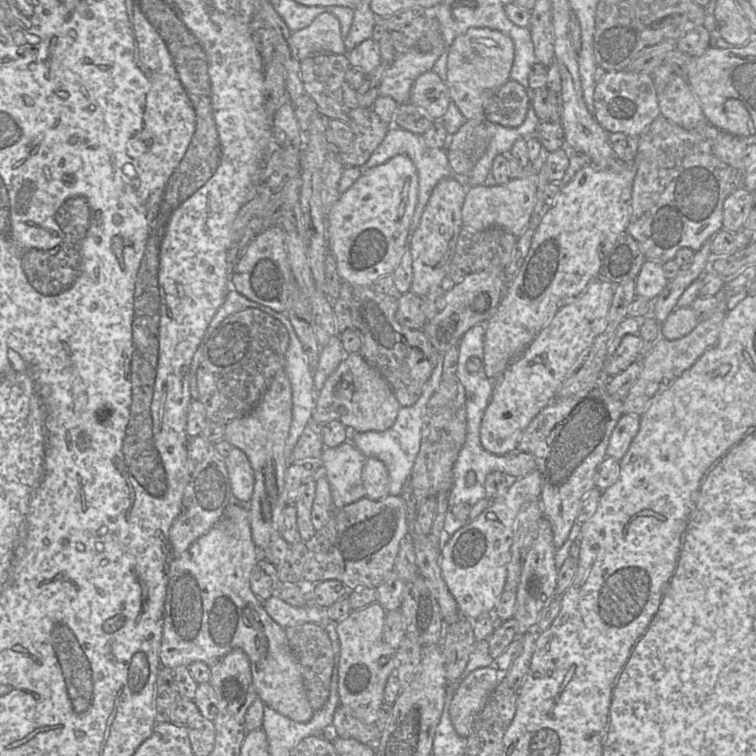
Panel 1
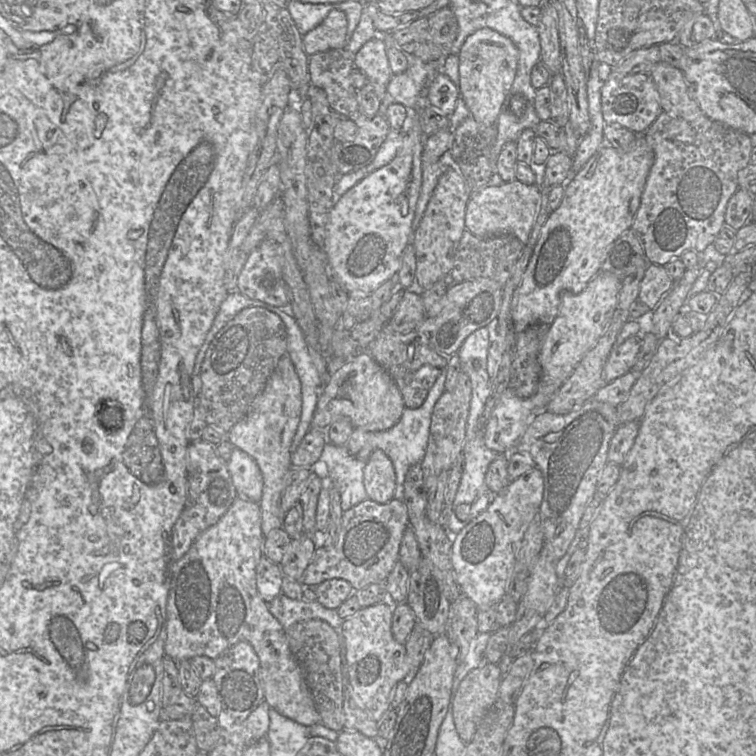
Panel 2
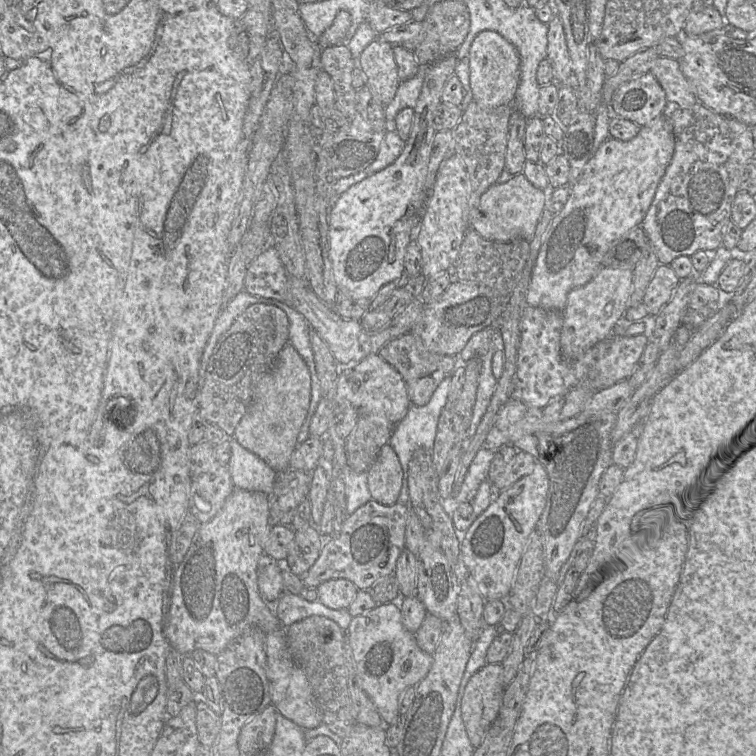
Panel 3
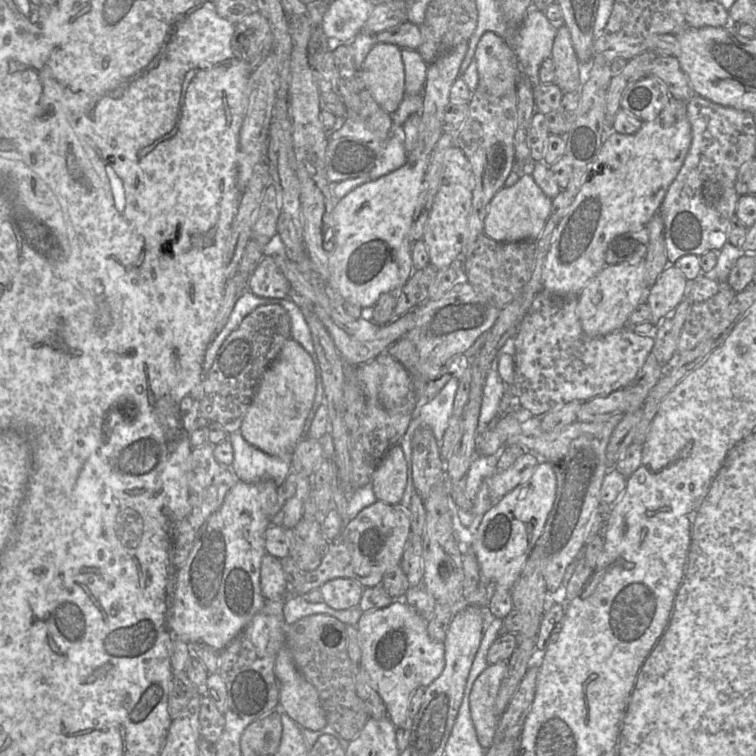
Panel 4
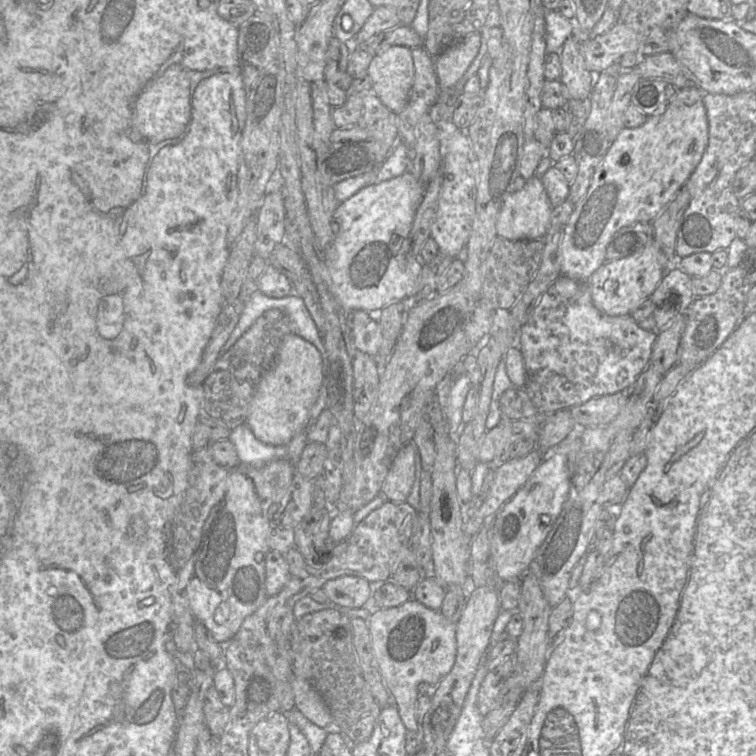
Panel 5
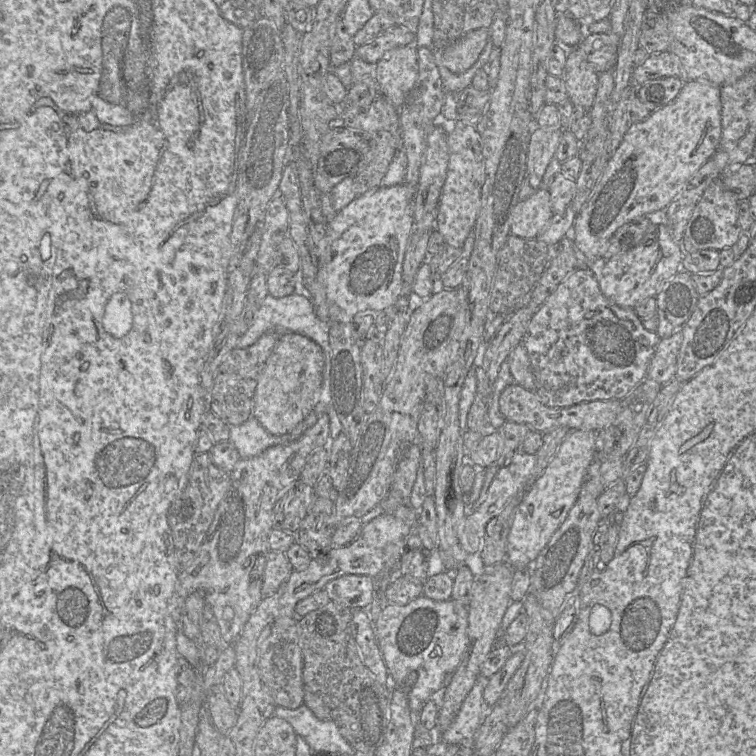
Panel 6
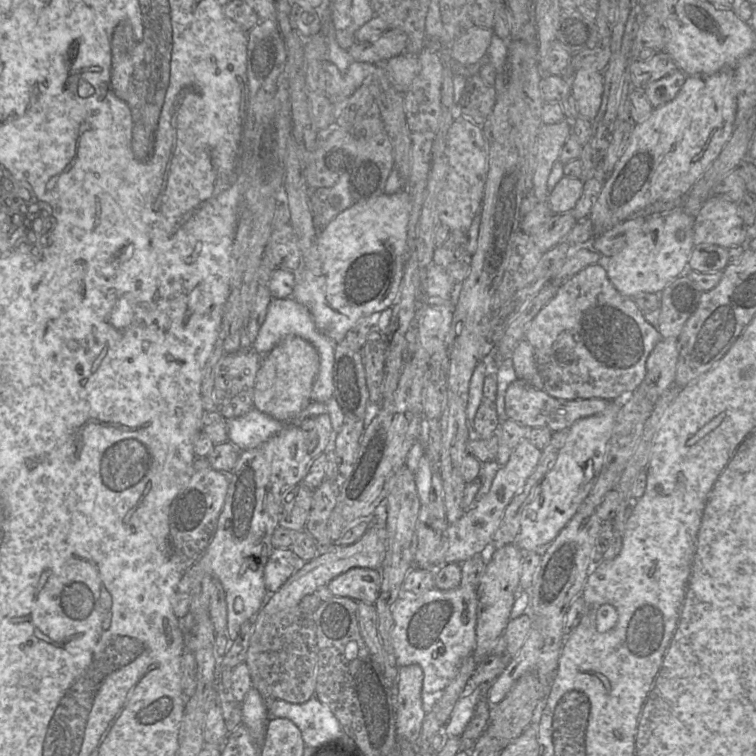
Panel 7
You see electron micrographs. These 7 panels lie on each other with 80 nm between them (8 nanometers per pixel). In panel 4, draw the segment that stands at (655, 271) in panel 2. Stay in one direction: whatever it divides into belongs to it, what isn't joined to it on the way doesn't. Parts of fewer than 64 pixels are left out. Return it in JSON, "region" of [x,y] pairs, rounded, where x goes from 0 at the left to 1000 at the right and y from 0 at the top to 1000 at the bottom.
{"region":[[[890,349],[877,357],[854,393],[862,430],[872,430],[898,403],[909,392],[911,376],[902,358]]]}

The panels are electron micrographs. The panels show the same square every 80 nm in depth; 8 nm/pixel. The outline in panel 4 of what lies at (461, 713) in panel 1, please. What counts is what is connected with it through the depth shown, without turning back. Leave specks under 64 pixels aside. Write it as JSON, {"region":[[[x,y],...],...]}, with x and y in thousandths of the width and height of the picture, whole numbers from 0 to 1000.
{"region":[[[660,874],[646,882],[627,901],[622,919],[622,944],[635,985],[643,992],[651,983],[660,948],[655,946],[655,930],[664,899],[672,885],[671,874]]]}

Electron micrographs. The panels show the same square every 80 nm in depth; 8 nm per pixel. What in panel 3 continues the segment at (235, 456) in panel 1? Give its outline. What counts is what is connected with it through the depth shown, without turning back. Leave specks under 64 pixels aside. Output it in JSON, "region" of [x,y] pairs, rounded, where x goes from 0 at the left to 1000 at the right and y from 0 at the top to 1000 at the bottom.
{"region":[[[304,581],[306,604],[300,614],[310,644],[357,655],[362,646],[366,624],[347,607]]]}

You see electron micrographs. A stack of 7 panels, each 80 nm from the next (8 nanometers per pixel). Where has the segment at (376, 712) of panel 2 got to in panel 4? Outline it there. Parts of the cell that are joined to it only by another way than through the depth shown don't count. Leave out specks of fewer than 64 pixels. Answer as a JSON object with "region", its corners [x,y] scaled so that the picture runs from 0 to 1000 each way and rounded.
{"region":[[[533,794],[480,811],[471,825],[478,876],[504,921],[512,948],[525,963],[541,964],[542,918],[556,907],[565,909],[586,888],[589,857],[586,849],[573,848],[565,836],[566,820]]]}

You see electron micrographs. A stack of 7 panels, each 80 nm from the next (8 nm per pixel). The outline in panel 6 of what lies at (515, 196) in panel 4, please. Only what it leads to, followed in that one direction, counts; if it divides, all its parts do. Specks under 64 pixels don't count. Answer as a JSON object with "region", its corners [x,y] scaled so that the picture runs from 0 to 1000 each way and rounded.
{"region":[[[714,247],[698,263],[687,266],[679,276],[676,311],[709,315],[731,283],[728,257],[724,250]]]}

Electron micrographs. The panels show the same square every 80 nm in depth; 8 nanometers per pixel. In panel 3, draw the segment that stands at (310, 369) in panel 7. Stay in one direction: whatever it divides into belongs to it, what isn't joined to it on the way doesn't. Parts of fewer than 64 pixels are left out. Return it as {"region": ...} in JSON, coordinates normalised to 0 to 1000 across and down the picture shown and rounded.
{"region":[[[381,452],[360,487],[343,503],[336,526],[311,566],[307,579],[370,626],[382,619],[384,604],[394,590],[393,578],[411,528],[409,488],[393,463]]]}

